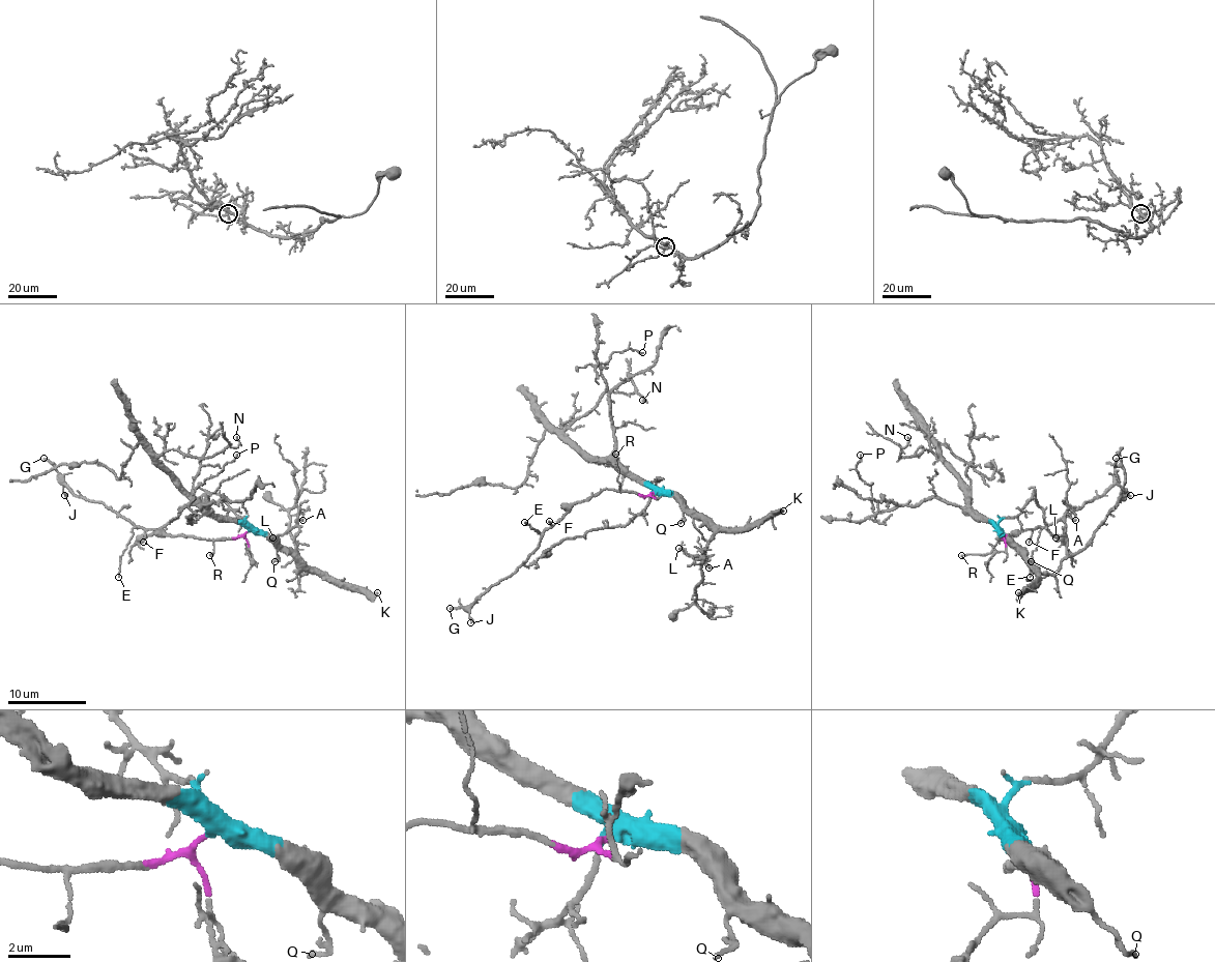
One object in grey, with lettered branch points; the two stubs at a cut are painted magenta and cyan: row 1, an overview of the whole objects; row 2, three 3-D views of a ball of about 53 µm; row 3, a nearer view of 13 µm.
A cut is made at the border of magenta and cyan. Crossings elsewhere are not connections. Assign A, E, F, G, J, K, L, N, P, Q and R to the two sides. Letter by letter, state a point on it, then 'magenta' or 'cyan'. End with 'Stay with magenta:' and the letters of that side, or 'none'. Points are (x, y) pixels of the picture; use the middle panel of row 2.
A: place (709, 567); cyan
E: place (524, 522); magenta
F: place (549, 521); magenta
G: place (450, 608); magenta
J: place (470, 622); magenta
K: place (783, 511); cyan
L: place (678, 548); cyan
N: place (642, 400); cyan
P: place (642, 352); cyan
Q: place (681, 523); cyan
R: place (615, 454); magenta
Stay with magenta: E, F, G, J, R

